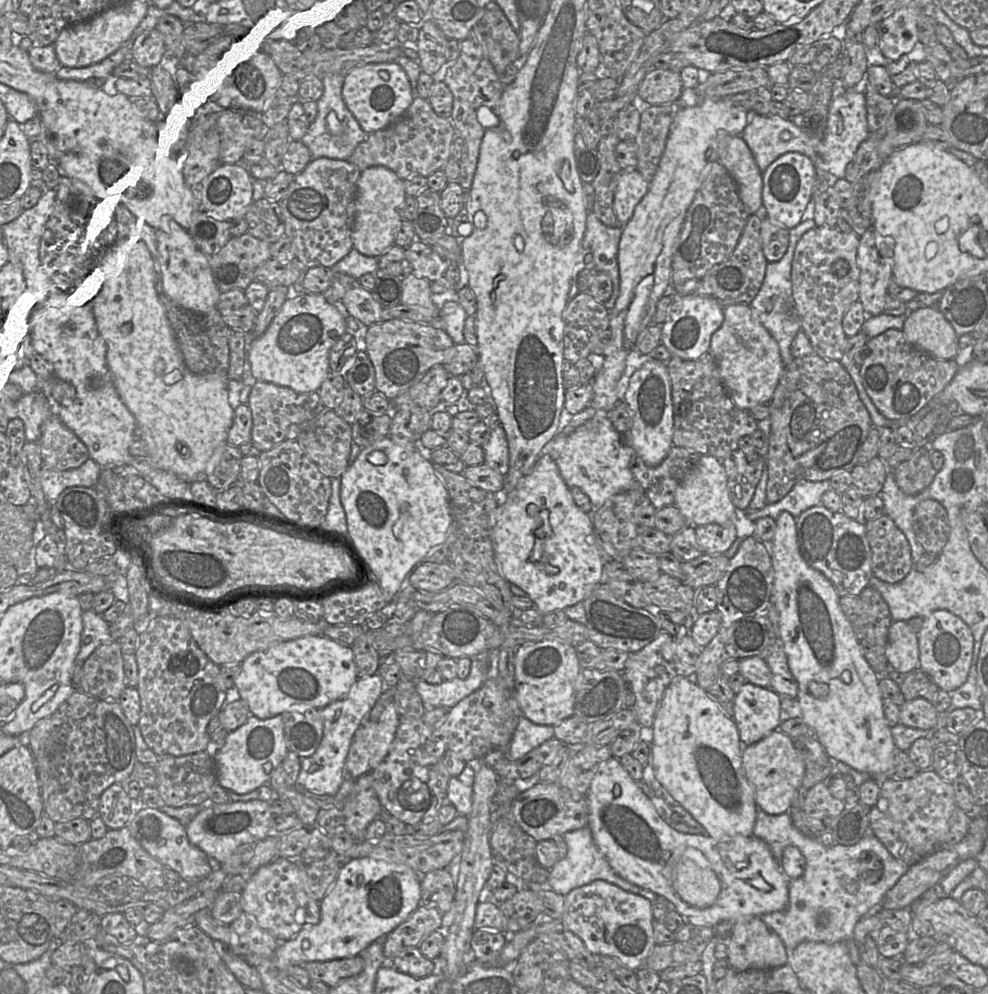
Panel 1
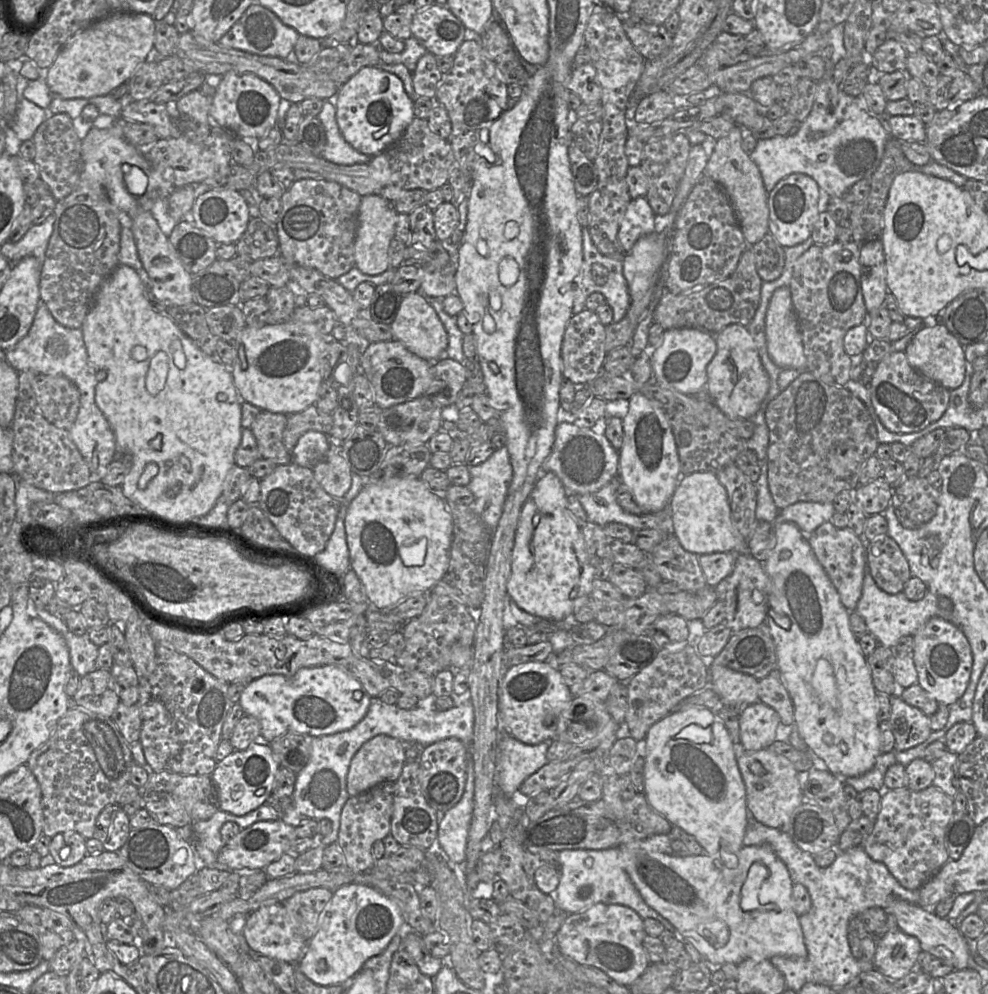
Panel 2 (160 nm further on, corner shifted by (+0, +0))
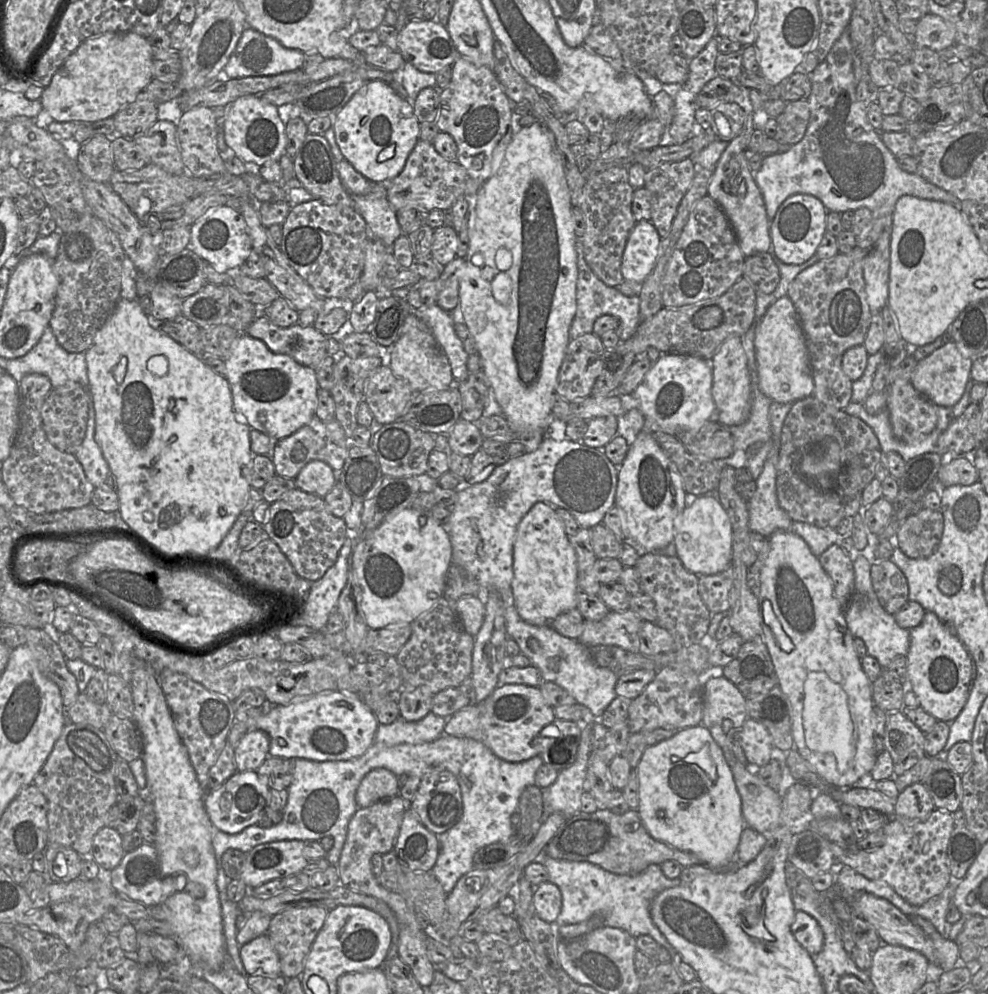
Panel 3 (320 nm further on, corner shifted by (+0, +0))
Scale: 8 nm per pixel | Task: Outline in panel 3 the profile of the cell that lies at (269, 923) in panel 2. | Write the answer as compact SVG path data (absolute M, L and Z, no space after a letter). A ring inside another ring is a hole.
M267 933L241 946L240 954L248 975L281 975L280 959Z

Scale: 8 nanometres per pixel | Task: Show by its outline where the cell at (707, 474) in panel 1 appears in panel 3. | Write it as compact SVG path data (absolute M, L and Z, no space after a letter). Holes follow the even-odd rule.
M713 494L690 497L687 506L674 522L677 557L697 576L714 575L730 566L732 559L732 523L720 501Z

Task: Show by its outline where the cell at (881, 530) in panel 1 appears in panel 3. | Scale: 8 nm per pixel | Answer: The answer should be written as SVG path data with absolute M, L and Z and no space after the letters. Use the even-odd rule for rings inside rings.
M874 559L871 581L880 604L889 614L895 615L909 600L907 579L891 559Z

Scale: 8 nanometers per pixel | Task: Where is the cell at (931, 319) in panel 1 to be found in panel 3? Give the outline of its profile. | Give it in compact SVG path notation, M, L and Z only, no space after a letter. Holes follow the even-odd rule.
M951 341L918 361L911 382L914 388L932 404L944 407L953 406L960 401L965 391L971 366L972 359L958 349L955 341Z

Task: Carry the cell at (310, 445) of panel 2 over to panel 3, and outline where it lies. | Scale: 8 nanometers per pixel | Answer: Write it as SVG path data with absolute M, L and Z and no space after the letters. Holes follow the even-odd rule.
M313 460L302 468L294 481L300 490L324 498L335 485L336 478L327 463Z

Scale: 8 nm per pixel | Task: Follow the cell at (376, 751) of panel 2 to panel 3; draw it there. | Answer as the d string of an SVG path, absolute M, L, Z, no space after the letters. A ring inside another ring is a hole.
M385 768L371 770L356 791L356 803L365 808L399 794L401 779Z

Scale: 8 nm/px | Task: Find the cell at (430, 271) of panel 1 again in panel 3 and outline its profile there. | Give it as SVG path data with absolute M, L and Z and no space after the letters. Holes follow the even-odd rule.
M455 257L445 265L437 282L437 305L447 312L456 312L459 303L459 278L464 258Z

